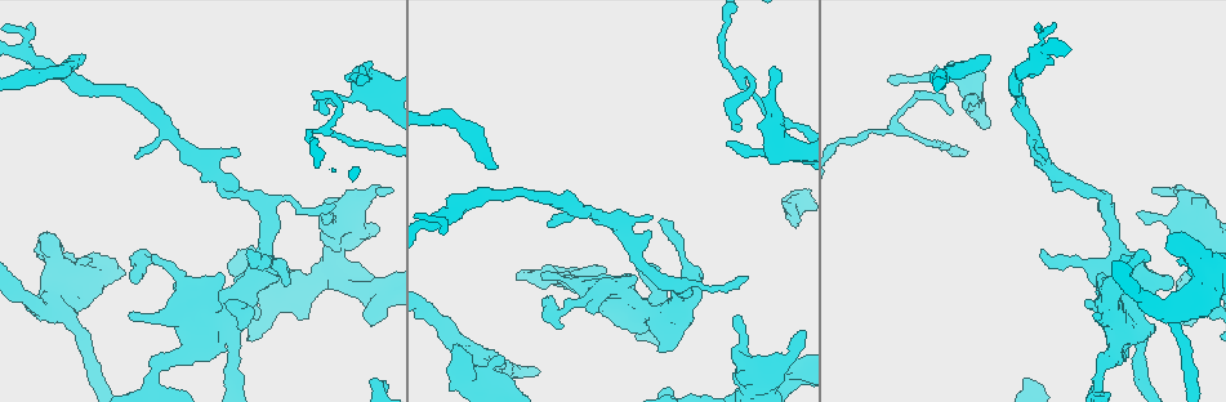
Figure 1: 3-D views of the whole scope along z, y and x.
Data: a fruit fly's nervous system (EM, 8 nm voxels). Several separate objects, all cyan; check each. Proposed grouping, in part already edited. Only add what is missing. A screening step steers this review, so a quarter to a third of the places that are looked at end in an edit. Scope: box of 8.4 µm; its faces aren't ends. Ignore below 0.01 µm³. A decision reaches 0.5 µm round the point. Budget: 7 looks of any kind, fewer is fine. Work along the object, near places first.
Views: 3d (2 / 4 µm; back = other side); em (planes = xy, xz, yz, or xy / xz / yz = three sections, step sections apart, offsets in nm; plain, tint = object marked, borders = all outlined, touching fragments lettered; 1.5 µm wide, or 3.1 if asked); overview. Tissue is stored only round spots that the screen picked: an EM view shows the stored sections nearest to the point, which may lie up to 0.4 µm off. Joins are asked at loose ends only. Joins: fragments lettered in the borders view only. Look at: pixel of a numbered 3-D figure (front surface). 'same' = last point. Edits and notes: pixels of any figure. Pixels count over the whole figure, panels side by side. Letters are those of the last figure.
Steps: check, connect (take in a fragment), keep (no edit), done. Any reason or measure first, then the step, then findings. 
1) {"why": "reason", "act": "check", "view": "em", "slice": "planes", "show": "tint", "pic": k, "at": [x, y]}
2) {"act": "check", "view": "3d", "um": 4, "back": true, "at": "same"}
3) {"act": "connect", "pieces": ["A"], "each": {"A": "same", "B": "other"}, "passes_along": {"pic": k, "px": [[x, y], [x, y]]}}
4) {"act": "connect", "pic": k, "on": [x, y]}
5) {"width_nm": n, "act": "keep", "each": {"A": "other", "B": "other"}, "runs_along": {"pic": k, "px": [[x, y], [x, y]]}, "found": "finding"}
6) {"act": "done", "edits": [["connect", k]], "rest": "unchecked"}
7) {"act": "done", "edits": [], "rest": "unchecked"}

{"why": "free end", "act": "check", "view": "em", "slice": "planes", "show": "borders", "pic": 1, "at": [658, 351]}

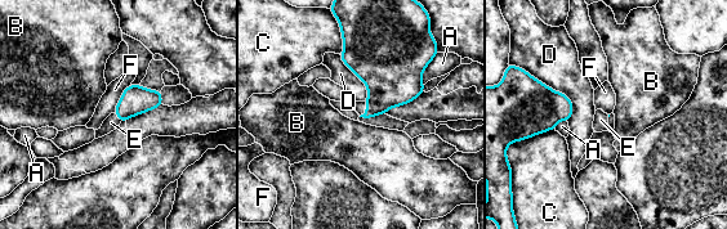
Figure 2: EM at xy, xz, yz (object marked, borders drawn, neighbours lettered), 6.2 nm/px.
{"longest_contact_nm": ["D", 380], "act": "connect", "pieces": ["E"], "each": {"A": "other", "B": "other", "C": "other", "D": "other", "E": "same", "F": "other"}, "passes_along": {"pic": 2, "px": [[392, 77], [366, 108], [360, 107]]}, "found": "the cell continues"}

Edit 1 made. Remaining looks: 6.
{"why": "redraw", "act": "check", "view": "overview"}

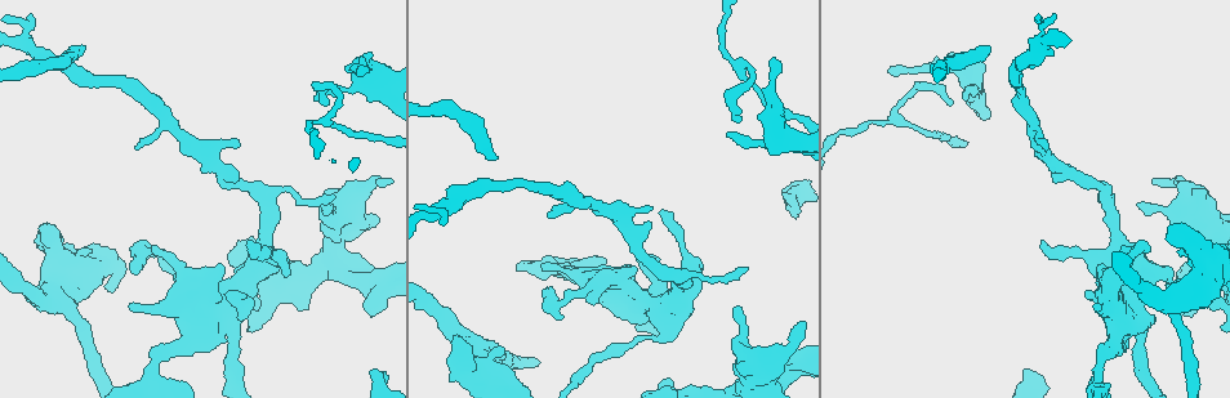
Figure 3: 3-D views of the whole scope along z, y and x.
{"why": "branch stops here", "act": "check", "view": "em", "slice": "xz", "step": 4, "show": "tint", "pic": 3, "at": [700, 264]}

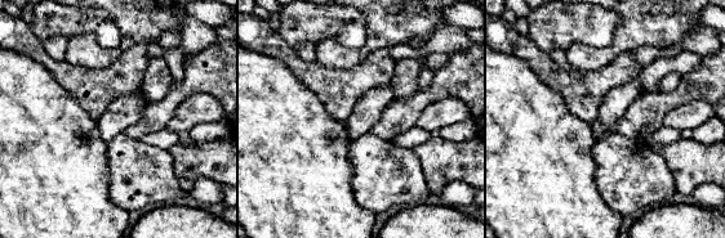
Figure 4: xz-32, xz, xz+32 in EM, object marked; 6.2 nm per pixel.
{"why": "cut it another way", "act": "check", "view": "em", "slice": "planes", "show": "borders", "at": "same"}

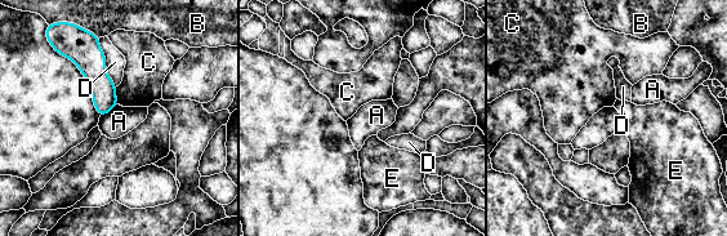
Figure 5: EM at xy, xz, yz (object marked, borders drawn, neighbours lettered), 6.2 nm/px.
{"width_nm": 160, "act": "keep", "each": {"A": "other", "B": "other", "C": "other", "D": "other", "E": "other"}, "border": {"pic": 5, "px": [[115, 87], [117, 103]]}, "found": "none of them fits"}

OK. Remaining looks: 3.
{"why": "stops while still wide", "act": "check", "view": "em", "slice": "planes", "show": "borders", "pic": 3, "at": [42, 235]}

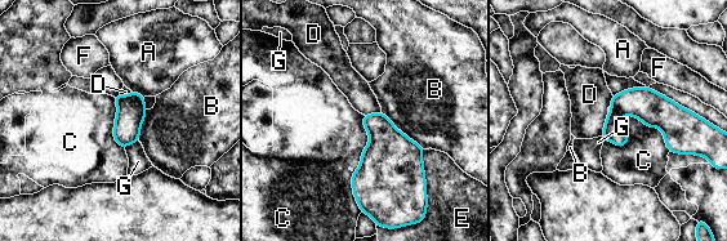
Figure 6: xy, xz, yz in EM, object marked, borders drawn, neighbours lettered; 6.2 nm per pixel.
{"act": "keep", "each": {"A": "other", "B": "other", "C": "other", "D": "other", "E": "other", "F": "other", "G": "other"}, "border": {"pic": 6, "px": [[603, 137], [669, 151]]}, "found": "none of them fits"}

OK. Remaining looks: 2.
{"act": "done", "edits": [["connect", 2]], "rest": "unchecked"}

